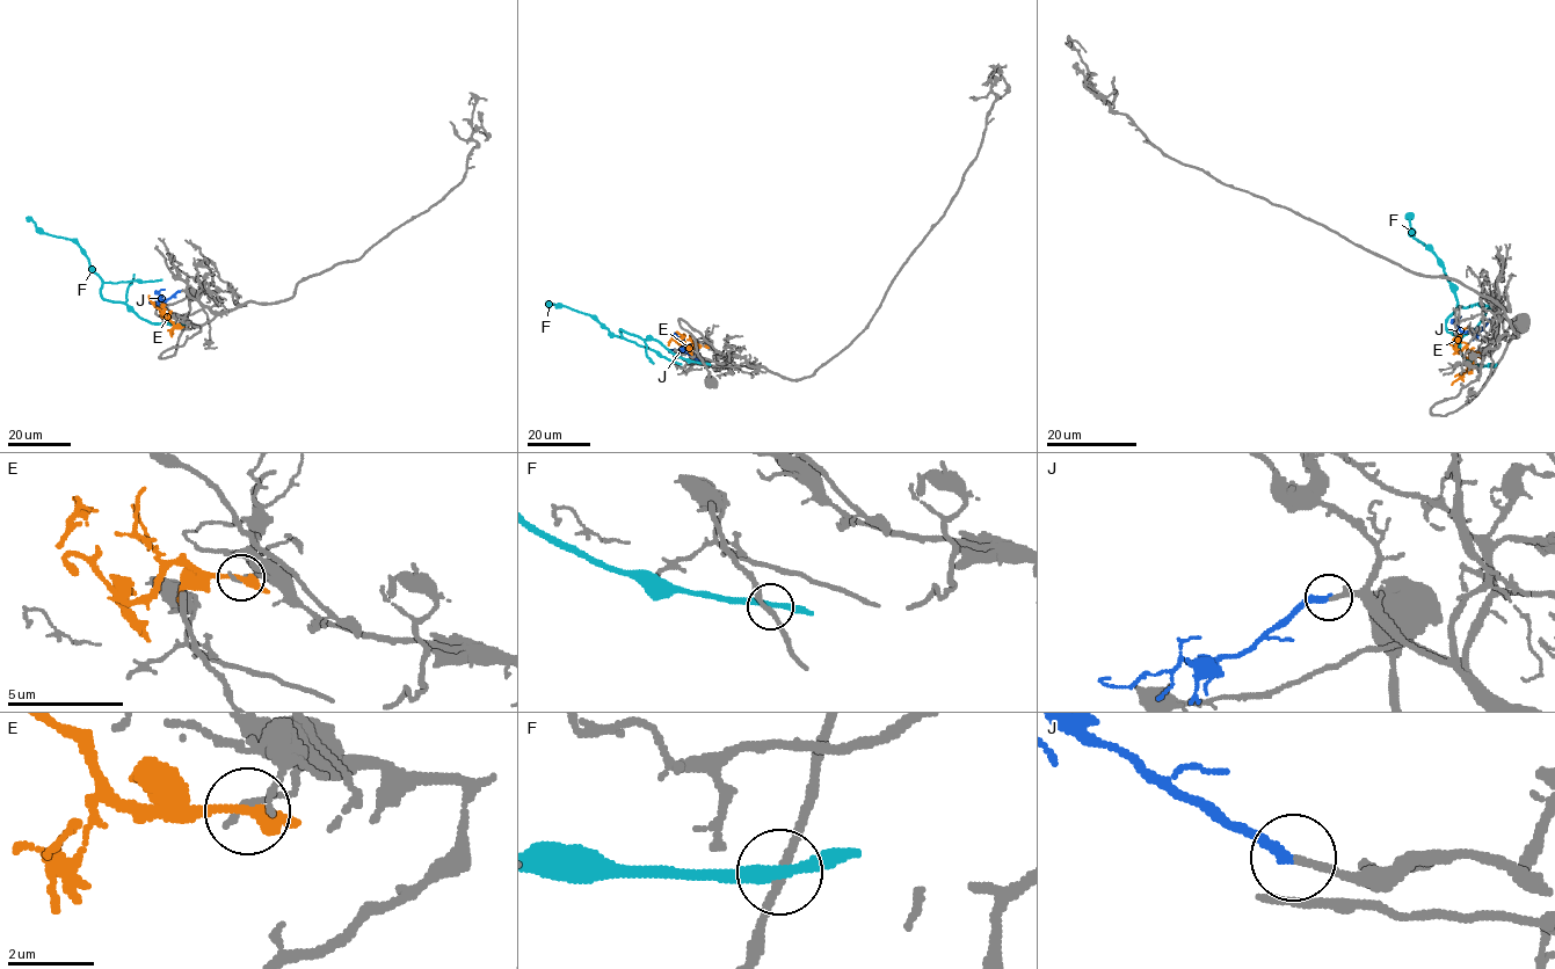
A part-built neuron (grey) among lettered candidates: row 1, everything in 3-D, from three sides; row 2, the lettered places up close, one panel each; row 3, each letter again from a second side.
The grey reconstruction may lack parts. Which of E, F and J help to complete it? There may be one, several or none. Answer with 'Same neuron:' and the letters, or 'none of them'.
Same neuron: J

